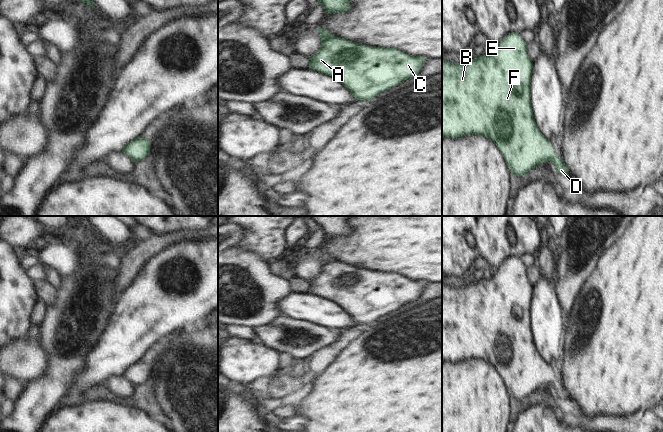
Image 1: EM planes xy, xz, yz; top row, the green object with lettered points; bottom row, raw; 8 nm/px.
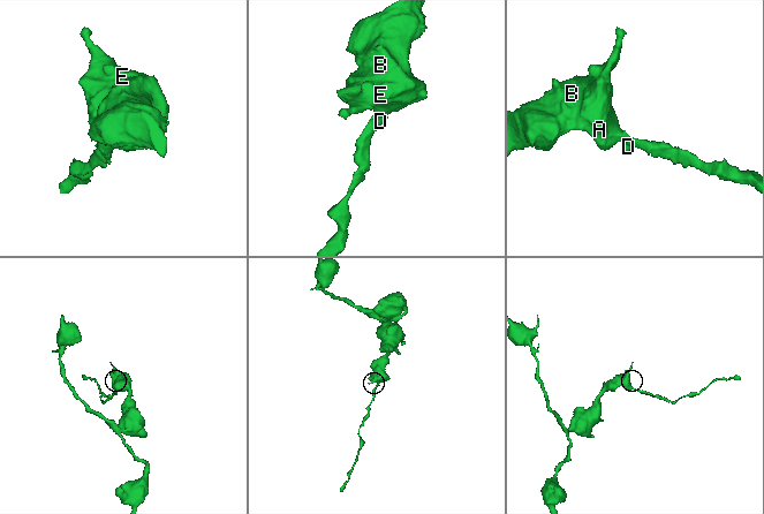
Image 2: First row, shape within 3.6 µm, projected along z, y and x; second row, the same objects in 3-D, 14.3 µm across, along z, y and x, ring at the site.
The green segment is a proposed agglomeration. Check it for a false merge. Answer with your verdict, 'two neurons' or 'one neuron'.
one neuron

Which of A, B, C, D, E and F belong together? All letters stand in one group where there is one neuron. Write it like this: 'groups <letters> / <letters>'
groups A B C D E F

